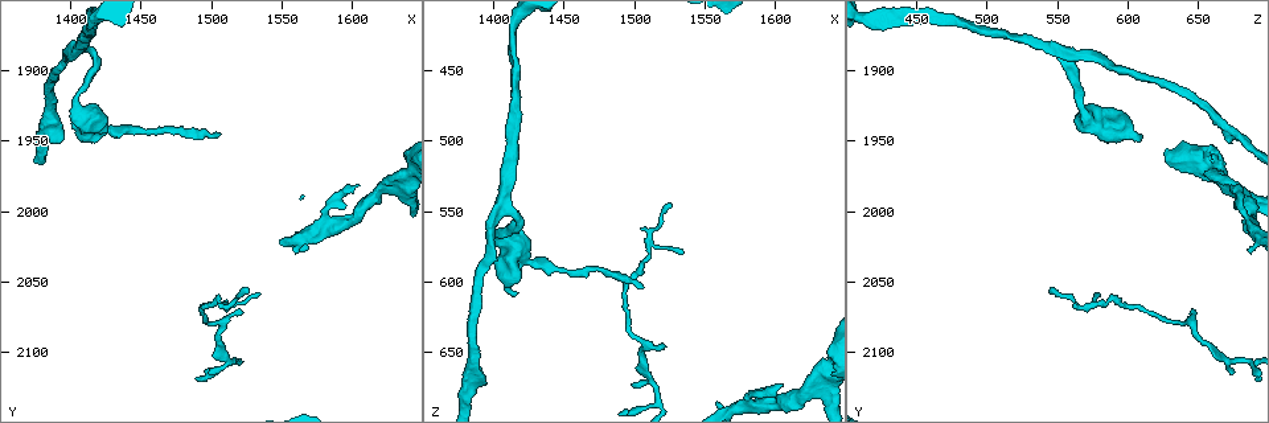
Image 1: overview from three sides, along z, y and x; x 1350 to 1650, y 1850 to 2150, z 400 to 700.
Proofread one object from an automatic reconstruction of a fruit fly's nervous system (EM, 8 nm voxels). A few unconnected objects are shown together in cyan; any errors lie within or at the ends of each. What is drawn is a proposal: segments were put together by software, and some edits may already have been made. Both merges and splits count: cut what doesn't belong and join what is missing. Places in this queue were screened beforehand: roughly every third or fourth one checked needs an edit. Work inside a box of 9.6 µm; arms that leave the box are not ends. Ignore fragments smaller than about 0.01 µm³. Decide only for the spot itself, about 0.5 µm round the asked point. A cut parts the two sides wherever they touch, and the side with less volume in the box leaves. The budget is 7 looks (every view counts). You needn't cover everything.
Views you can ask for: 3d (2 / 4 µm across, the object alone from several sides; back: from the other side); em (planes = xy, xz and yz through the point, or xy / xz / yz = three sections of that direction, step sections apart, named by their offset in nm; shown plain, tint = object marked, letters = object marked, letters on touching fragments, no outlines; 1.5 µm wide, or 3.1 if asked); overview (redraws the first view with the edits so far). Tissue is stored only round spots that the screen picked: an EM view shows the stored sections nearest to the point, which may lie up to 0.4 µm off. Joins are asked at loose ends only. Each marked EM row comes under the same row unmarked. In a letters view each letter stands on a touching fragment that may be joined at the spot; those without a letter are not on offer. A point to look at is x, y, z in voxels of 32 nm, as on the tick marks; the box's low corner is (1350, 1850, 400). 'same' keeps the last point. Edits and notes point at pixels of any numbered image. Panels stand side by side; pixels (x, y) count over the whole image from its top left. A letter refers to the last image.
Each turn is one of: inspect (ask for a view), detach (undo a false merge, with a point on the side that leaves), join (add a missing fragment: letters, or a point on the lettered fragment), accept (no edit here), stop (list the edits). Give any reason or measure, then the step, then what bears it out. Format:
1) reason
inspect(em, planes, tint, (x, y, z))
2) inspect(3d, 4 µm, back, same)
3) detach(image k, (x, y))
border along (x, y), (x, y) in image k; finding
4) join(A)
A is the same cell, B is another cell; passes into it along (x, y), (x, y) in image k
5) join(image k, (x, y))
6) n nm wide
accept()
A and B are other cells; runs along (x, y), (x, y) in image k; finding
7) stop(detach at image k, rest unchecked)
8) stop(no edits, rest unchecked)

tapers out
inspect(em, planes, letters, (1522, 2070, 646))

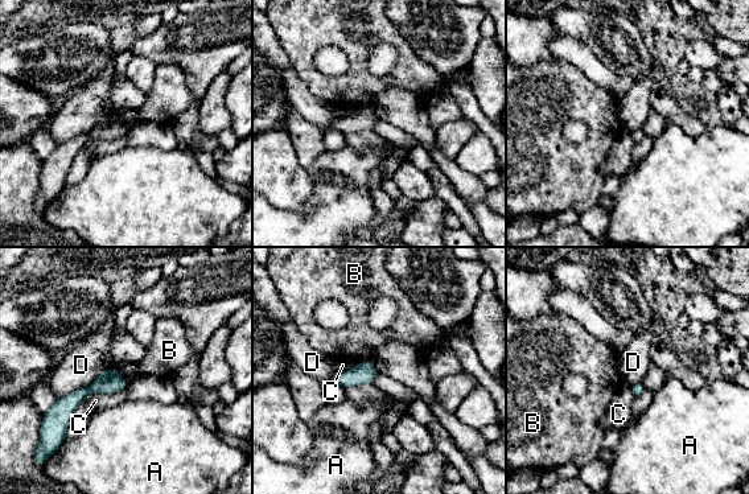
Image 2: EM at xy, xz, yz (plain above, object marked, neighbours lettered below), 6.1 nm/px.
accept()
A, B, C and D are other cells; runs along (123, 383), (89, 388), (58, 415) in image 2; none of them fits

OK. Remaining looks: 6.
an open end
inspect(3d, 4 µm, (1534, 2056, 580))

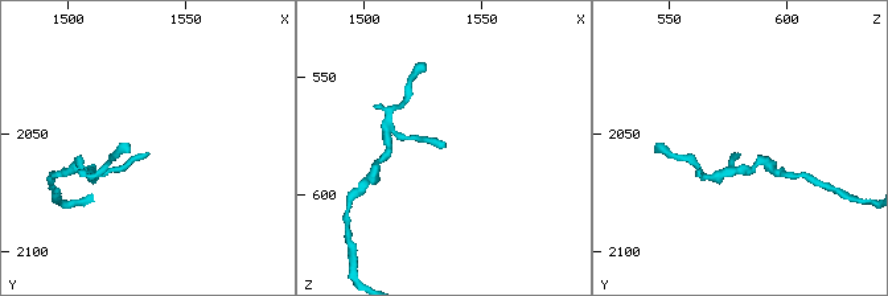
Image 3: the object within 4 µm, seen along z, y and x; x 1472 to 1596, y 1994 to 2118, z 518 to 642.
inspect(em, xz, step 4, letters, (1533, 2059, 579))

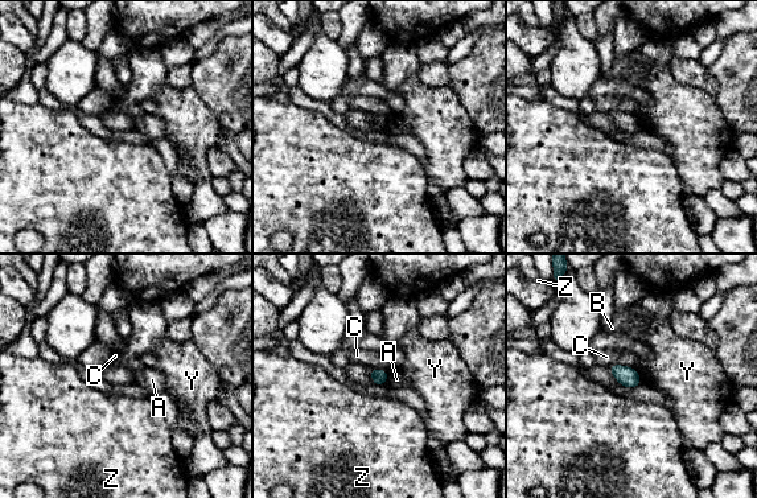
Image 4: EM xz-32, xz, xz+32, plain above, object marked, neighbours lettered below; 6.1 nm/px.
cut it another way
inspect(em, xy, step 4, letters, same)

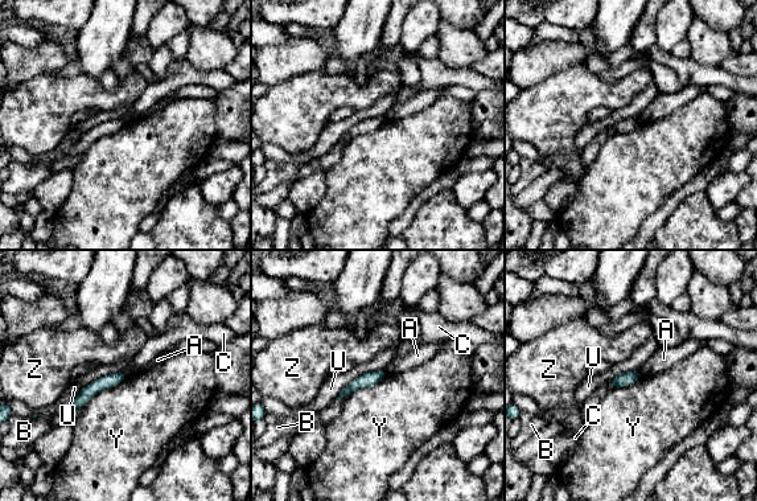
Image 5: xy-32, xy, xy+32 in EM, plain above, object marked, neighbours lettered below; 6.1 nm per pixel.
80 nm wide
accept()
A, B, C, U, Y and Z are other cells; border along (122, 370), (87, 384), (66, 409) in image 5; none of them fits

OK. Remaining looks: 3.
arms part here
inspect(em, planes, letters, (1414, 1888, 550))

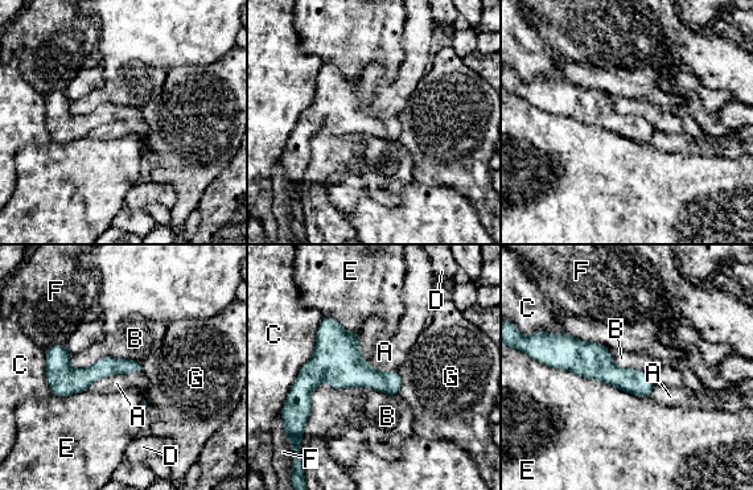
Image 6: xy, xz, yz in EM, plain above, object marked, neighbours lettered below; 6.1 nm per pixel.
accept()
A, B, C, D, E, F and G are other cells; continuous, no second cell

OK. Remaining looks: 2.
stop(no edits, rest unchecked)

